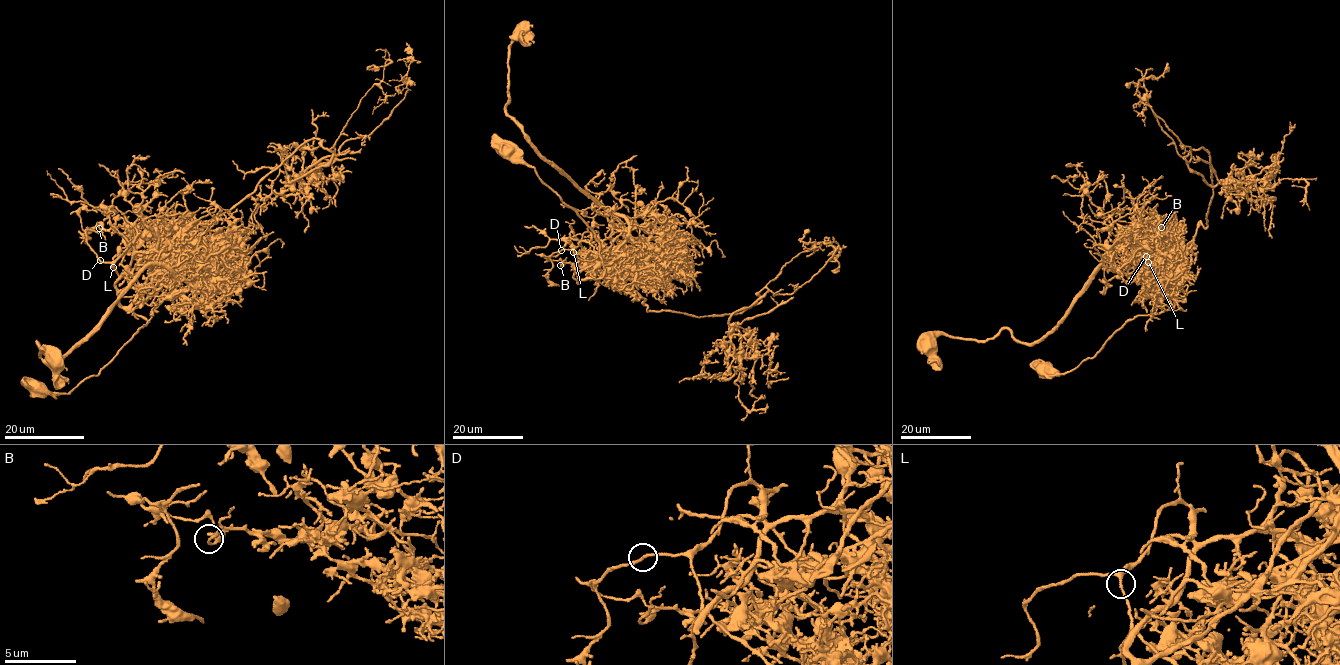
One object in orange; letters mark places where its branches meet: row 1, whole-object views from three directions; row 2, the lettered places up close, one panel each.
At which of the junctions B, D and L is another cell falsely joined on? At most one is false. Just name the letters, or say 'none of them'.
B

